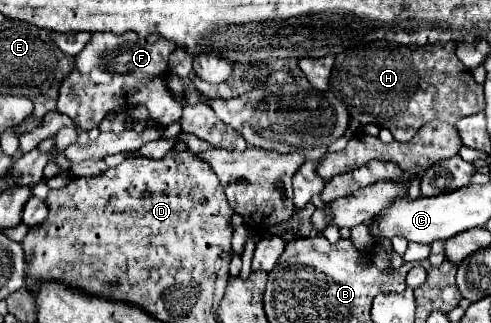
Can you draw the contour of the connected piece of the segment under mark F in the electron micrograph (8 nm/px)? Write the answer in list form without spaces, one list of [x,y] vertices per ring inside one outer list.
[[[93,34],[89,44],[75,56],[75,68],[59,88],[57,112],[67,114],[83,130],[99,126],[111,110],[127,110],[137,104],[145,104],[149,118],[161,126],[177,122],[183,106],[171,98],[163,80],[169,54],[175,48],[175,42],[167,42],[163,36],[139,38],[137,34]]]

